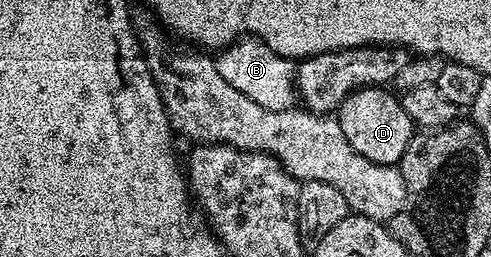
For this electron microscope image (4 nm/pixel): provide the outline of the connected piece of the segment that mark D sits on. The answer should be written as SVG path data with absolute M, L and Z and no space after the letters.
M363 86L355 90L342 100L334 117L340 123L346 140L350 140L350 148L354 148L358 156L374 160L374 164L395 166L400 163L414 133L414 123L410 116L406 116L406 108L402 108L400 98L383 86Z

